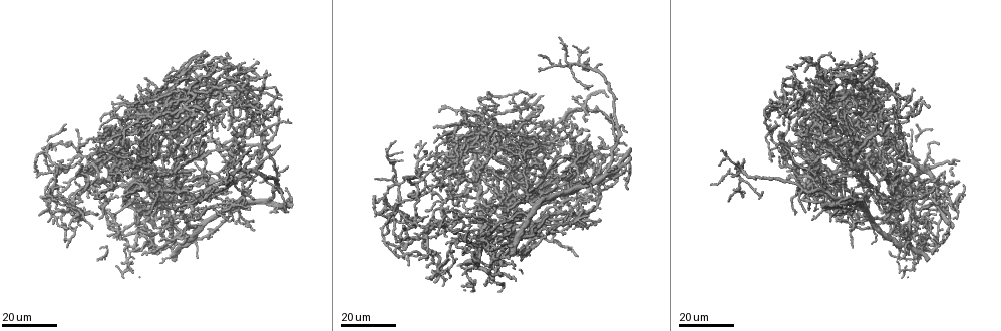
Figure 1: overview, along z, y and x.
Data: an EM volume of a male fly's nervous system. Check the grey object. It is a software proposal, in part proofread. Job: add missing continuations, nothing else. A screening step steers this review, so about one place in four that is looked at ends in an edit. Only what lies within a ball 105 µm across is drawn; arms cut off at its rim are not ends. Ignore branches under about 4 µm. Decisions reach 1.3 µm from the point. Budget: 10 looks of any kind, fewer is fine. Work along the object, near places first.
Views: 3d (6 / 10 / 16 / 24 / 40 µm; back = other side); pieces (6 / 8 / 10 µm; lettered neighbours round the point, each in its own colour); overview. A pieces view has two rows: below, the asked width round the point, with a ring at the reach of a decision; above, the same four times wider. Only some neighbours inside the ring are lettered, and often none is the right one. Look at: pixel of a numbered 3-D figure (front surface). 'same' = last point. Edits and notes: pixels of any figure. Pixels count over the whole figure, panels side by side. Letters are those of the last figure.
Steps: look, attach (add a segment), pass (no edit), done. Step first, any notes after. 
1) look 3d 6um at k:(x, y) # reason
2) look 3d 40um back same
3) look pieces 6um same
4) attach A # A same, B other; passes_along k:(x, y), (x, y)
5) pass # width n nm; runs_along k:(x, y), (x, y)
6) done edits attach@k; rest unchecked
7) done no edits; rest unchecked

look 3d 24um at 1:(906, 178) # branch stops here

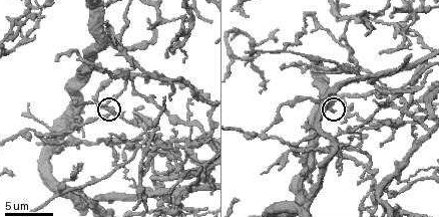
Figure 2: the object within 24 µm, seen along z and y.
look pieces 10um at 2:(110, 114) # see the neighbours

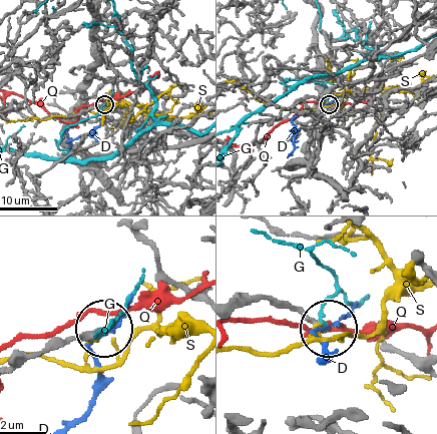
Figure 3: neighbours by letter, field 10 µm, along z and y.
pass # D other, G other, Q other, S other; runs_along 3:(237, 307), (278, 300), (327, 327); none of them fits

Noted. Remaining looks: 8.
look pieces 10um at 2:(280, 67) # branch stops here

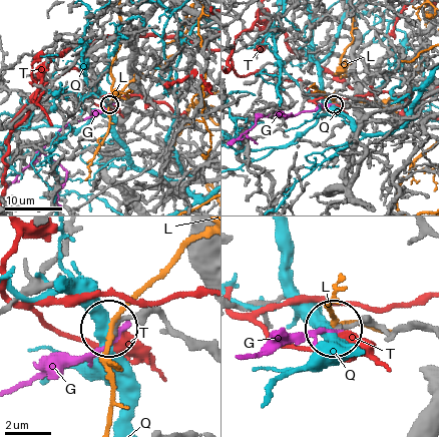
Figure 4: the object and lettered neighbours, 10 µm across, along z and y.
pass # G other, L other, Q other, T other; runs_along 4:(201, 348), (149, 311), (126, 315), (111, 327); no lettered segment goes on from it

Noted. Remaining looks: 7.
look 3d 16um at 1:(530, 197) # free end

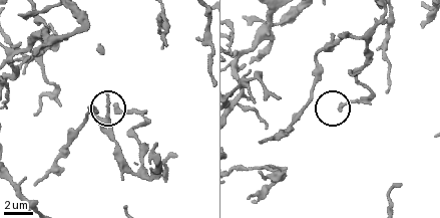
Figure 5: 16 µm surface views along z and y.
look pieces 8um at 5:(114, 108)

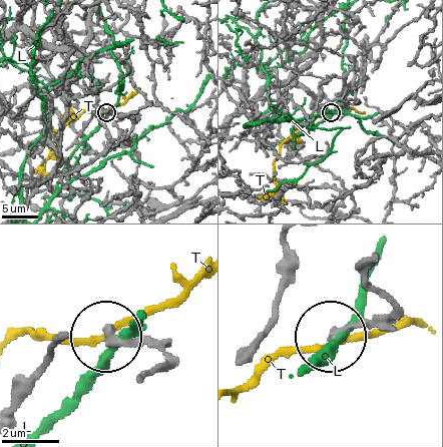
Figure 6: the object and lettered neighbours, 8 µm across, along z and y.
pass # L other, T other; runs_along 6:(146, 377), (161, 362), (161, 350), (106, 336); none of them fits

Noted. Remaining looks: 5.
look 3d 24um at 1:(870, 87) # an open end

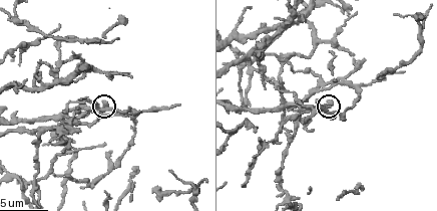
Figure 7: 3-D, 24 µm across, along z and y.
look pieces 10um at 7:(332, 102) # what lies round it

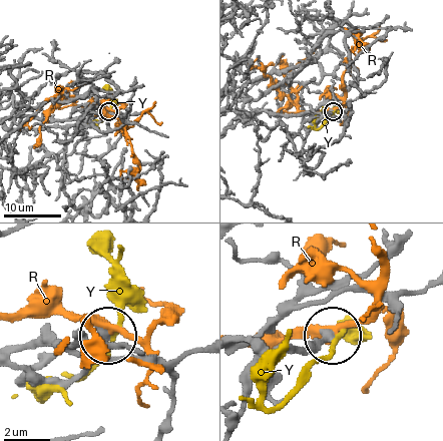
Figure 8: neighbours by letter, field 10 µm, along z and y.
pass # R other, Y other; runs_along 8:(16, 367), (68, 379), (106, 340); no lettered segment goes on from it

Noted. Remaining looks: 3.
look 3d 16um at 1:(594, 206) # free end

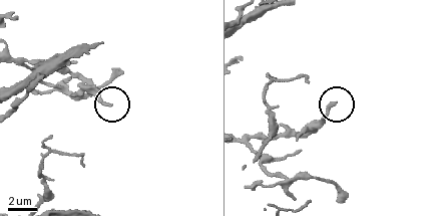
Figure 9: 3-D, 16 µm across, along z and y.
look pieces 8um at 9:(109, 104)

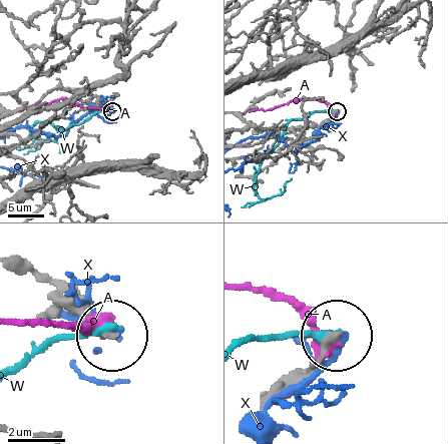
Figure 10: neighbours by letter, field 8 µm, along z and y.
pass # A other, W other, X other; no lettered segment goes on from it

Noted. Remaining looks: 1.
done no edits; rest unchecked

